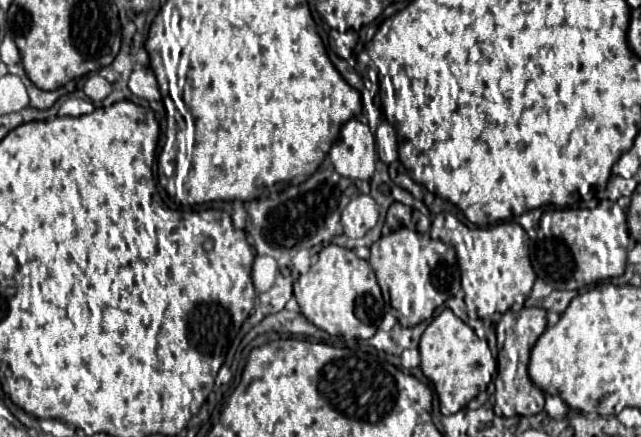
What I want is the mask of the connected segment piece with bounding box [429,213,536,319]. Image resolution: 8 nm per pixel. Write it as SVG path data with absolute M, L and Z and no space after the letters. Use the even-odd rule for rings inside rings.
M438 213L436 219L432 221L429 234L432 239L444 241L446 245L454 247L454 251L456 251L456 259L460 265L461 287L465 293L464 303L470 319L486 319L486 317L494 315L496 311L504 313L514 303L522 305L526 301L526 297L530 295L536 275L532 271L530 257L528 257L528 235L518 223L500 223L500 225L488 227L488 229L468 229L452 213Z

